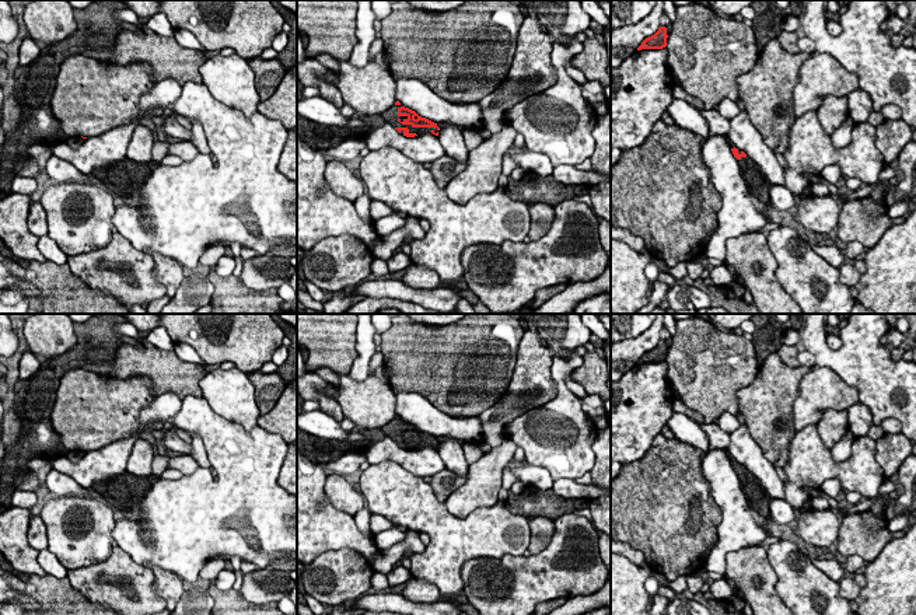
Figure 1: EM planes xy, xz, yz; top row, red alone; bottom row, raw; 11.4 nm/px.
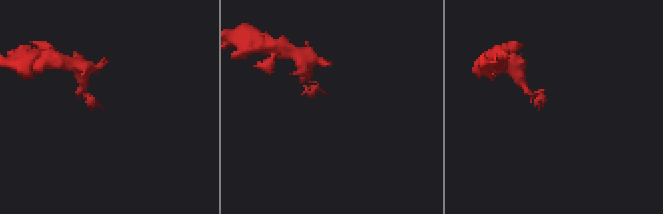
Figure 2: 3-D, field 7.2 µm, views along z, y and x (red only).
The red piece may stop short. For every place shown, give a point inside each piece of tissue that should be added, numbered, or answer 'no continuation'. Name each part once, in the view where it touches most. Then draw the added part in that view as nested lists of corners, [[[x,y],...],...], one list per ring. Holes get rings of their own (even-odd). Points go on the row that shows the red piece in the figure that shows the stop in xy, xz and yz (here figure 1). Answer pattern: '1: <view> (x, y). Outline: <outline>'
1: xz (391, 116). Outline: [[[392,105],[389,109],[387,109],[385,112],[382,112],[381,116],[391,126],[394,126],[394,127],[408,127],[409,129],[409,133],[416,133],[417,136],[422,136],[427,130],[433,130],[434,133],[438,132],[437,127],[413,127],[412,125],[403,125],[402,122],[405,119],[408,119],[408,116],[399,116],[398,115],[398,109],[401,106],[402,105]]]

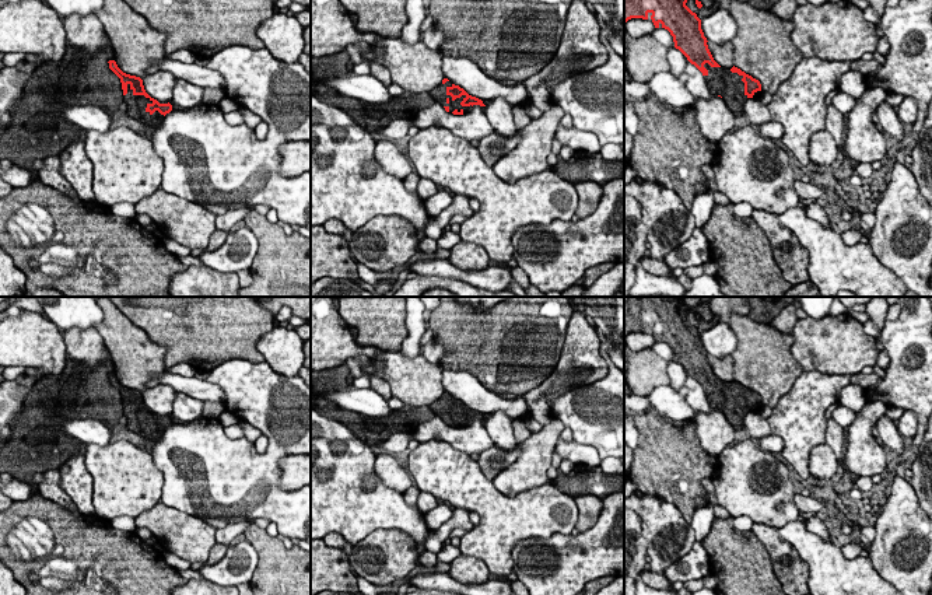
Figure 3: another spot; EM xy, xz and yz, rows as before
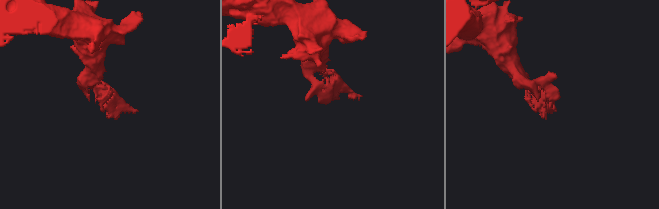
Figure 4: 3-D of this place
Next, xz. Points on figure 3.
1: xz (440, 91). Outline: [[[446,81],[445,84],[437,85],[434,90],[430,91],[430,95],[438,102],[441,106],[448,106],[449,113],[452,113],[455,109],[458,112],[467,113],[472,109],[470,106],[462,106],[460,102],[466,98],[466,95],[462,95],[460,98],[452,99],[451,95],[446,94],[446,88],[452,87],[451,81]]]

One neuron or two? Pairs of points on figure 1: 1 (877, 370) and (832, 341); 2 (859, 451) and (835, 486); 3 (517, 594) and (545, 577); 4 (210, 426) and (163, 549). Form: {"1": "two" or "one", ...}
{"1": "two", "2": "two", "3": "one", "4": "one"}

